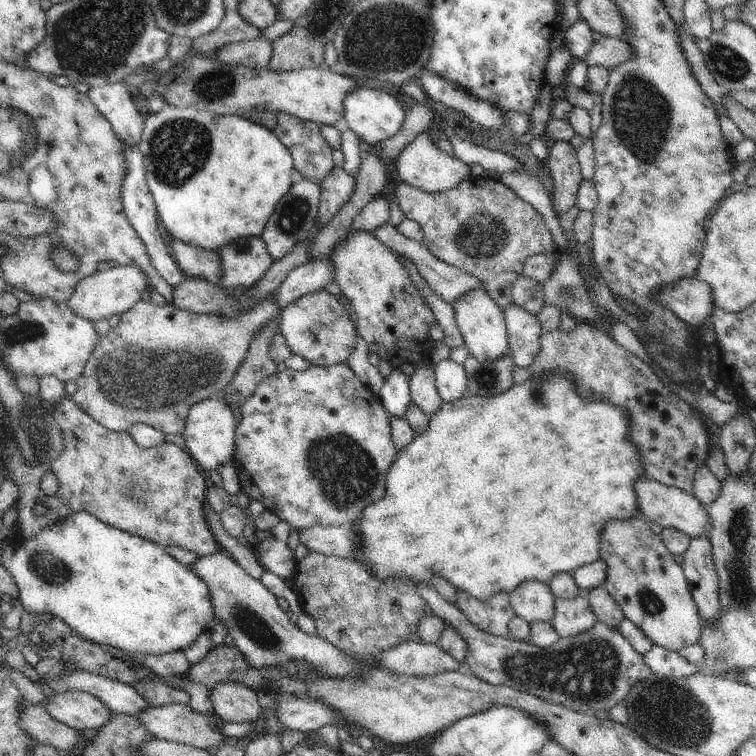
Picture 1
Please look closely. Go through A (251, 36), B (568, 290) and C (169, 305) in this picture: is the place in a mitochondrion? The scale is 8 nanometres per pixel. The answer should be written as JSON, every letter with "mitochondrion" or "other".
{"A":"other","B":"mitochondrion","C":"other"}

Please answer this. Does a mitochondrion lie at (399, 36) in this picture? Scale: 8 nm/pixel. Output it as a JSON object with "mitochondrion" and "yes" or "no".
{"mitochondrion":"yes"}

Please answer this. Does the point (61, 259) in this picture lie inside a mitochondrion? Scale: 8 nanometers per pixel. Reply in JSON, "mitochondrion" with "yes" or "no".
{"mitochondrion":"no"}

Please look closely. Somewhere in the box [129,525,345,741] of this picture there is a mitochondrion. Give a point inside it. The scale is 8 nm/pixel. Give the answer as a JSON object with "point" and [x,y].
{"point":[251,623]}

